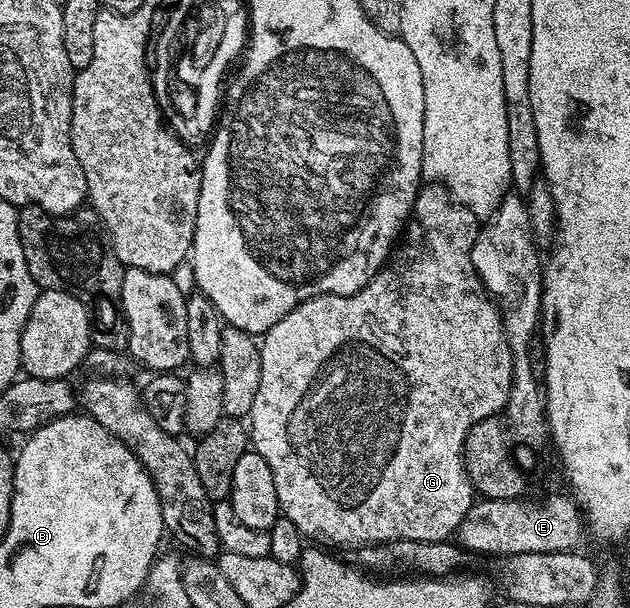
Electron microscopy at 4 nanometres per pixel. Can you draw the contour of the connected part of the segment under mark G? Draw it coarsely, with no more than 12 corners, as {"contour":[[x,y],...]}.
{"contour":[[423,185],[261,335],[249,441],[327,547],[445,542],[512,352]]}

